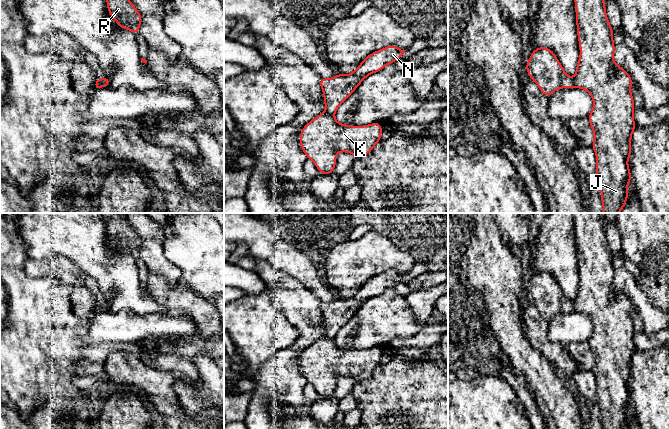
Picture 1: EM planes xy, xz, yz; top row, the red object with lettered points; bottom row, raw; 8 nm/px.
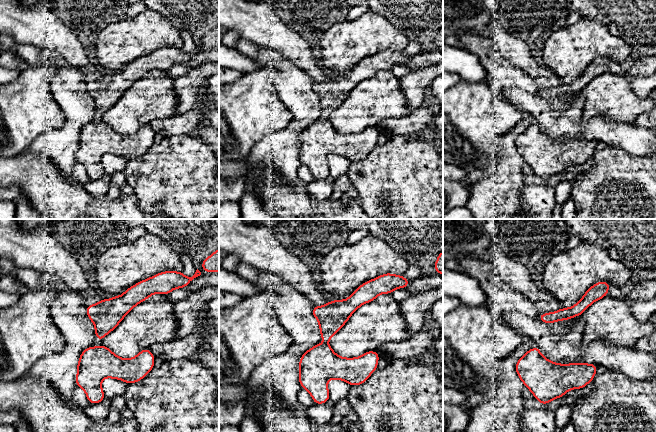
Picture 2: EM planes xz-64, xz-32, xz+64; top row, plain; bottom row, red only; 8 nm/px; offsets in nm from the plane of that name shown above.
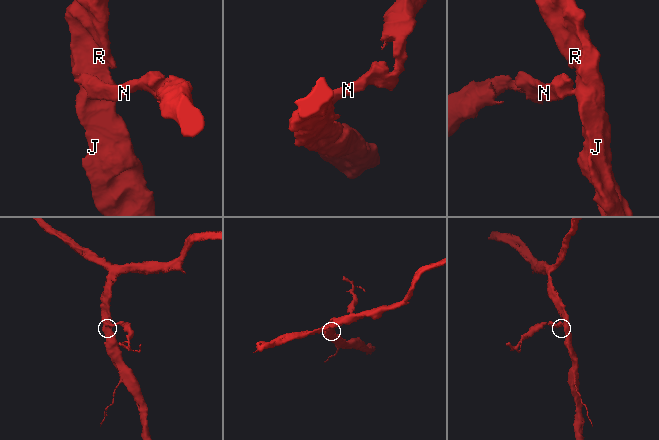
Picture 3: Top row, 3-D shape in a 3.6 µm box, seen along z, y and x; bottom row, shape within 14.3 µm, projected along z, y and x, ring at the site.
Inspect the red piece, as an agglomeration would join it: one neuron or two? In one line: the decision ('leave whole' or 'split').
split

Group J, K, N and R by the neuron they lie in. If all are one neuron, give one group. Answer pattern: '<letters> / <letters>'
J K R / N

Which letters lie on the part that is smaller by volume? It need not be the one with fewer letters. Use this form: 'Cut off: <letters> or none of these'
Cut off: N

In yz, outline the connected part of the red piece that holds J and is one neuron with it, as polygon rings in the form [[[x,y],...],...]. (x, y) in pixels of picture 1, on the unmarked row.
[[[573,213],[580,282],[574,311],[586,313],[593,323],[593,333],[588,339],[594,357],[592,372],[596,377],[596,402],[601,414],[603,429],[625,429],[627,411],[631,406],[628,382],[631,380],[631,360],[636,352],[633,336],[634,323],[630,312],[631,300],[620,289],[613,286],[615,270],[613,253],[608,246],[601,213]]]

